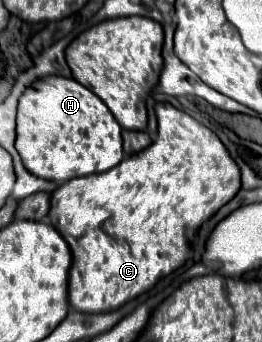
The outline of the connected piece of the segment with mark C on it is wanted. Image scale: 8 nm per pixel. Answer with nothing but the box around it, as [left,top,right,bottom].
[47,102,241,312]

